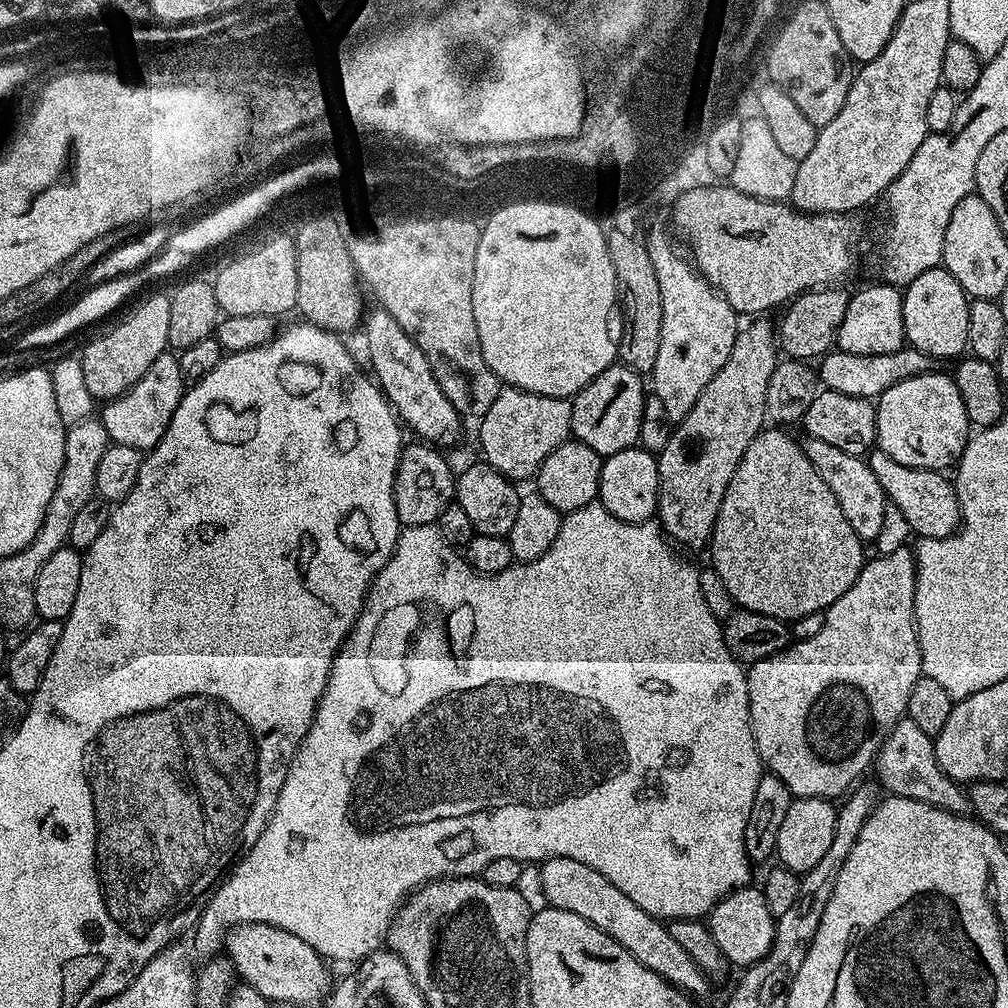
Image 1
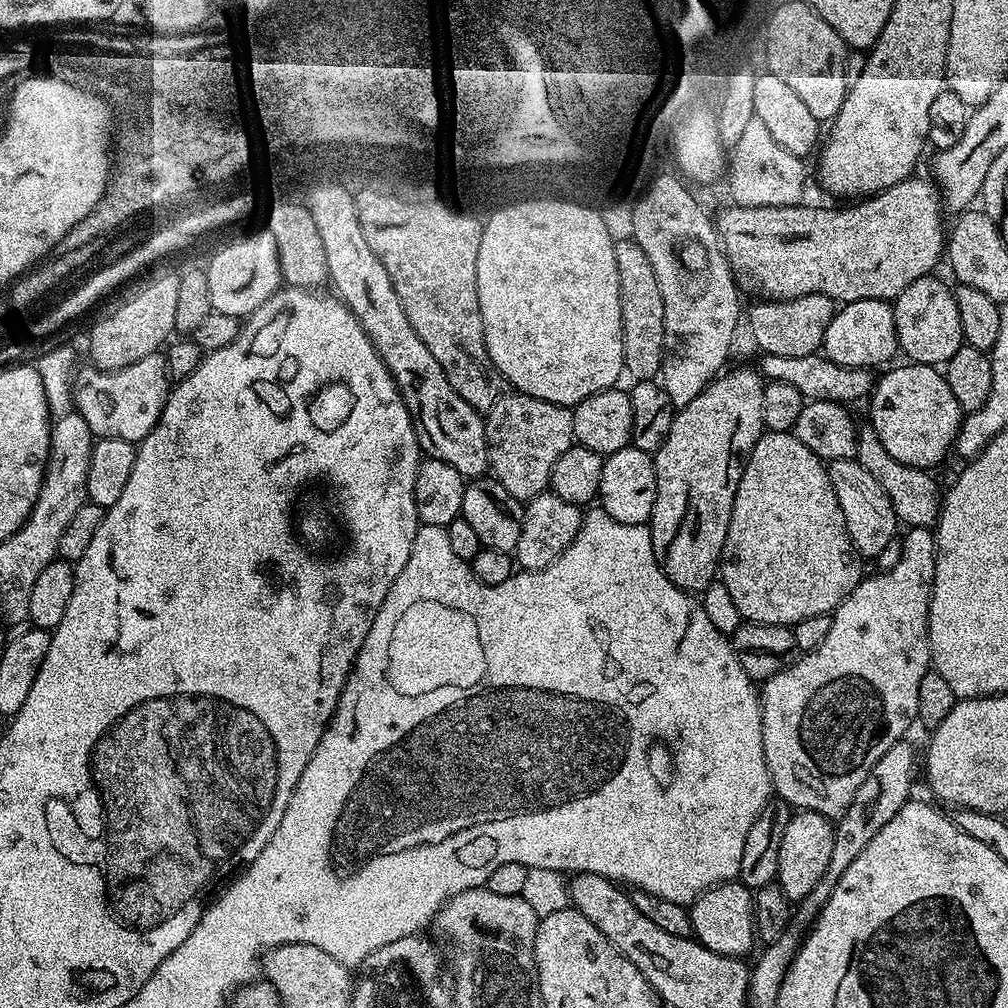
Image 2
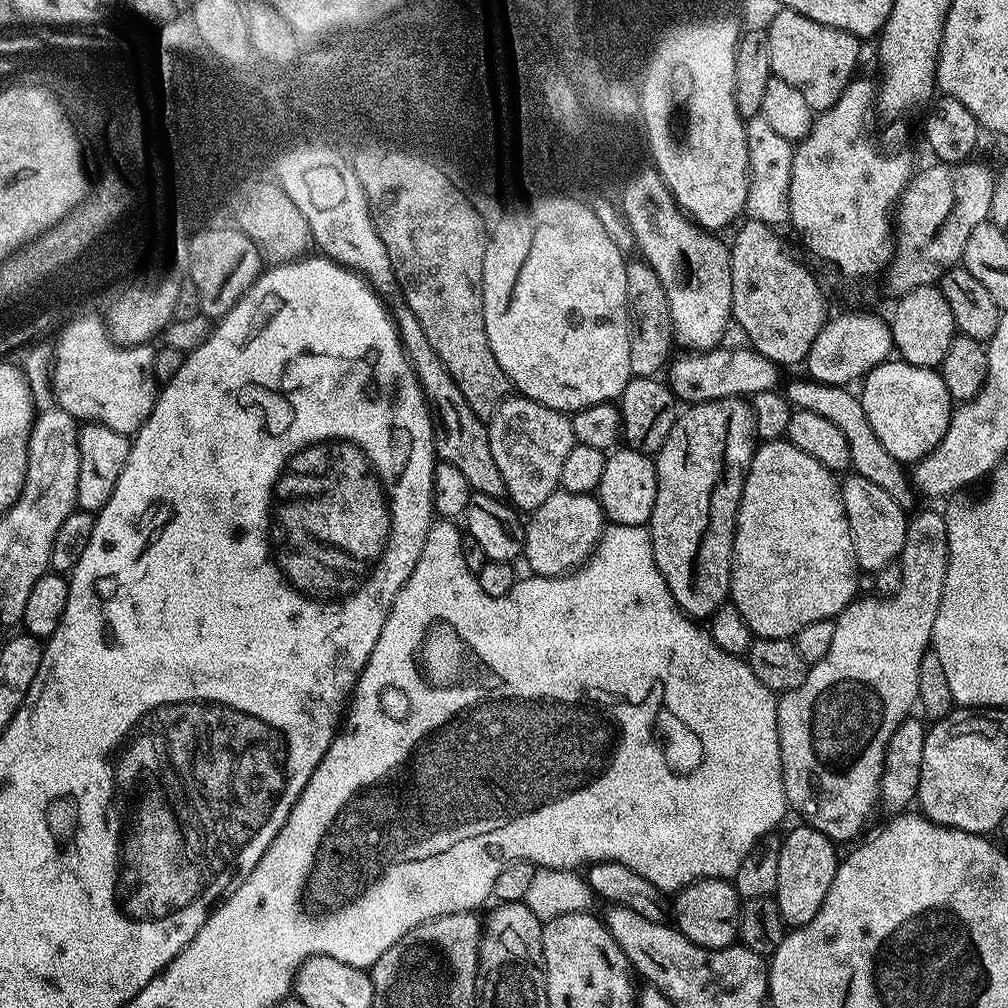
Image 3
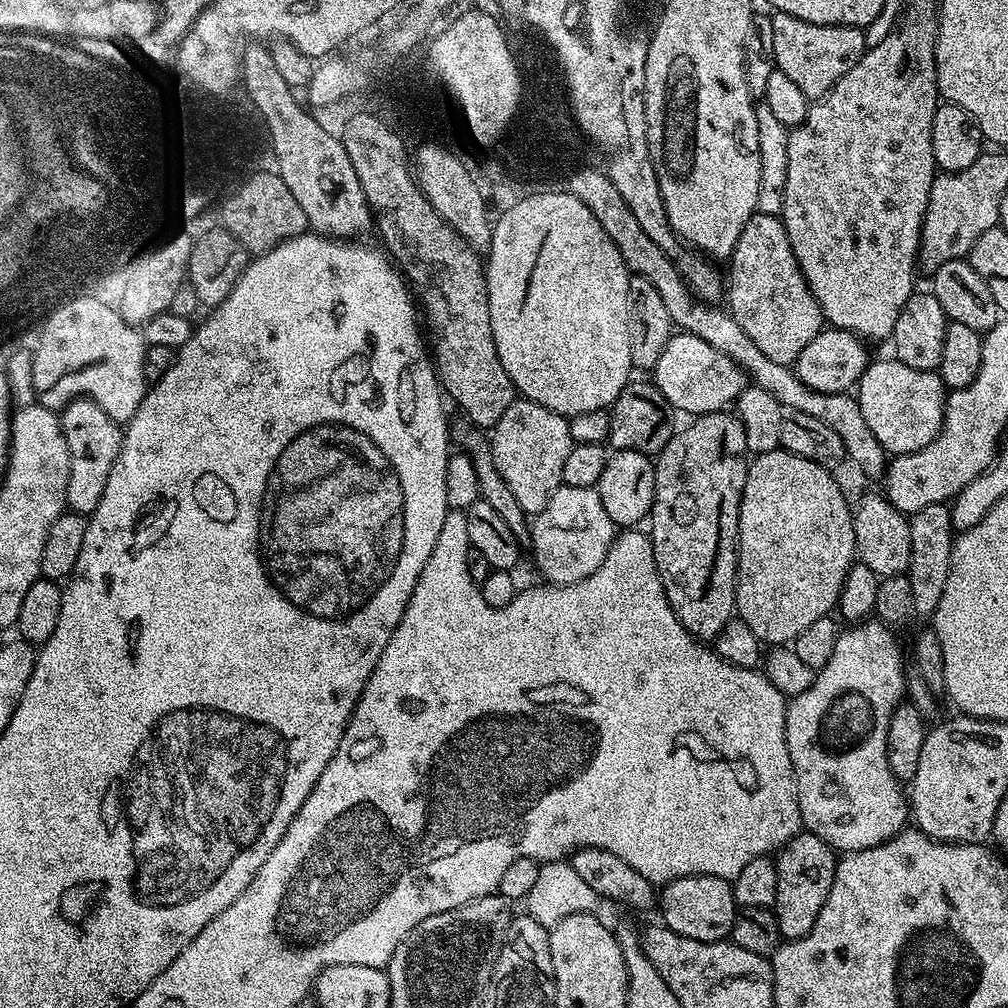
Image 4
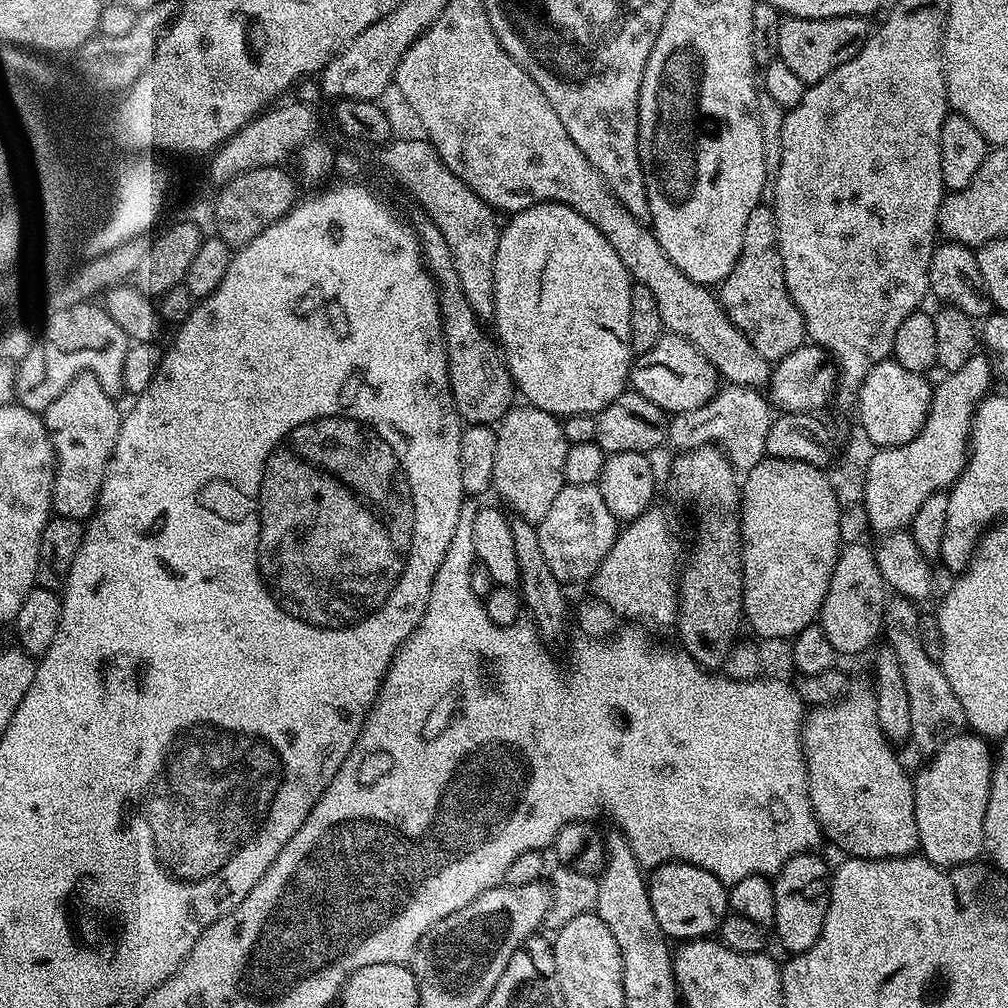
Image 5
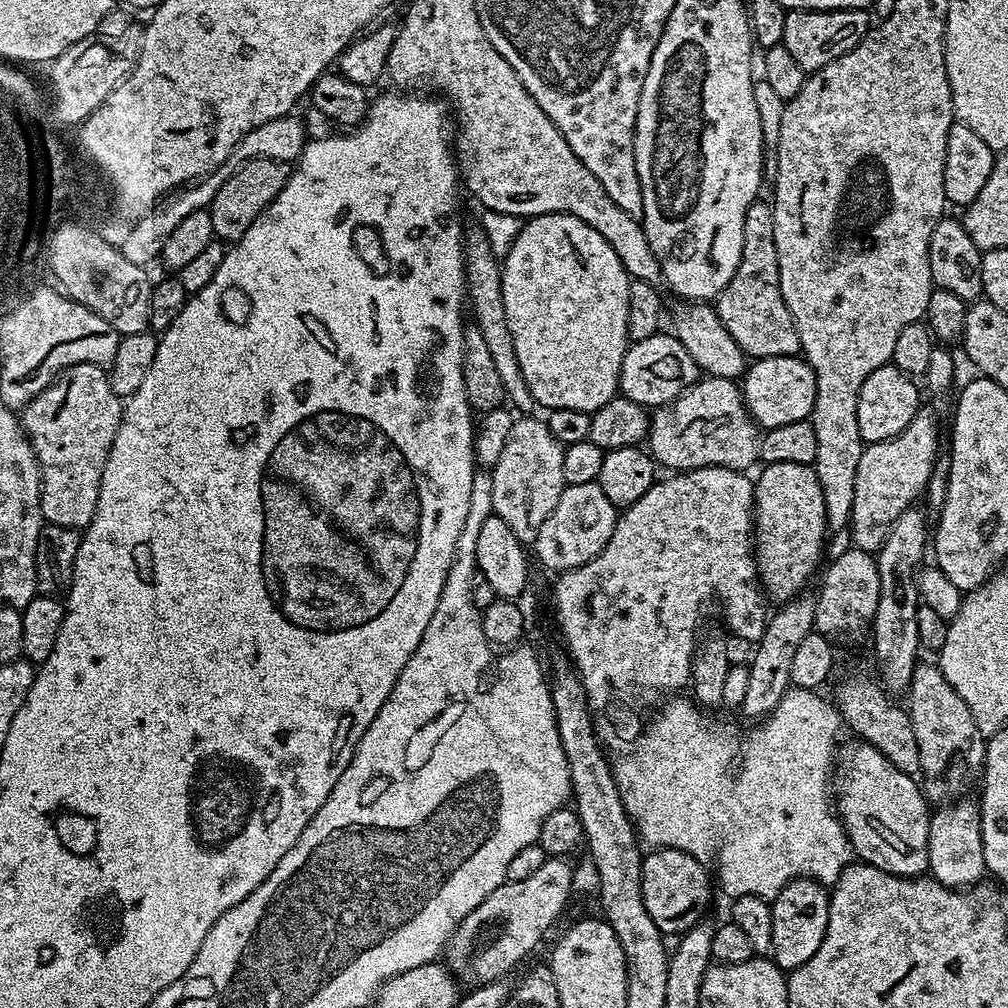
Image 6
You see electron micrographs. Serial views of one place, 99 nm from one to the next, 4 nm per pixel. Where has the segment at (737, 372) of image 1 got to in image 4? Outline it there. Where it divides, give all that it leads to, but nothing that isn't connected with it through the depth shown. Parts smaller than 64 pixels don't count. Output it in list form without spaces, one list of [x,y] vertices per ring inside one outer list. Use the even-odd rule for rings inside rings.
[[[728,410],[707,412],[705,416],[697,416],[688,423],[692,424],[685,428],[683,425],[672,433],[670,442],[666,442],[666,446],[655,457],[650,535],[656,569],[678,622],[682,622],[684,629],[697,641],[712,642],[734,619],[736,611],[736,554],[740,538],[738,522],[750,460],[746,430],[739,415]]]

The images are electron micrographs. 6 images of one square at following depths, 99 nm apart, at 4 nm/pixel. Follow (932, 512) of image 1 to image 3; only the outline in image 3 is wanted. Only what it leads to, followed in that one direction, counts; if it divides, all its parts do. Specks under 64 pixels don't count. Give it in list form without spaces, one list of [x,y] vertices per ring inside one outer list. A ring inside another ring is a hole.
[[[810,378],[803,379],[790,381],[786,389],[788,402],[793,409],[811,410],[814,414],[830,418],[830,422],[834,422],[834,426],[838,426],[838,430],[842,430],[842,434],[846,434],[848,439],[852,459],[851,471],[874,482],[874,486],[882,486],[882,490],[886,490],[886,494],[890,494],[890,498],[898,502],[901,510],[908,510],[908,507],[918,499],[909,473],[905,465],[895,460],[886,450],[886,446],[878,442],[878,434],[874,434],[874,426],[870,426],[870,418],[866,418],[866,410],[862,410],[859,395],[851,387],[843,384],[819,384]]]

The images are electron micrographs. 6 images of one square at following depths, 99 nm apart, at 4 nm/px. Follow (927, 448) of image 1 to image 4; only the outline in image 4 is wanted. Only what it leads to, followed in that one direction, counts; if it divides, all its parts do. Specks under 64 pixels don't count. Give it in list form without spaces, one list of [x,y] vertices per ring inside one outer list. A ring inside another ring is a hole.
[[[889,358],[889,360],[880,360],[877,364],[876,361],[869,363],[858,385],[858,399],[862,418],[866,418],[866,426],[874,430],[874,438],[878,438],[885,453],[901,456],[922,450],[922,446],[930,446],[930,442],[934,442],[944,421],[946,387],[935,371],[914,370],[901,360]]]

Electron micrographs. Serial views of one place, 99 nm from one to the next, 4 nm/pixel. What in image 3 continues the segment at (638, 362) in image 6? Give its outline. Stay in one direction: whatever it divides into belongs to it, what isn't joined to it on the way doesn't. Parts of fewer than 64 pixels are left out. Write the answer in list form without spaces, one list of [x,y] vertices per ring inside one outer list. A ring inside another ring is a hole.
[[[717,346],[708,352],[684,354],[681,360],[671,361],[666,372],[666,380],[676,395],[677,401],[691,406],[707,400],[721,400],[730,396],[751,398],[760,392],[774,392],[781,387],[781,365],[775,364],[773,360],[766,358],[751,346],[724,347]]]

